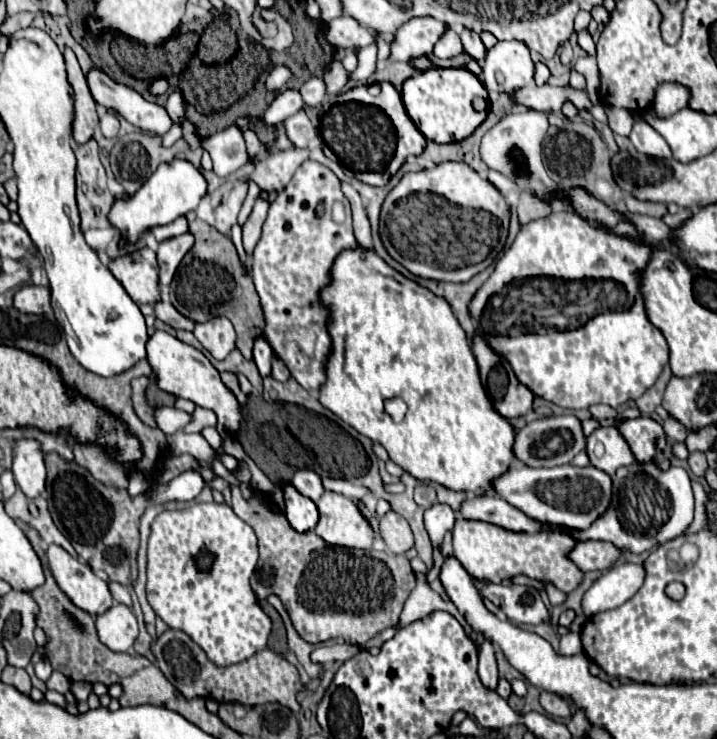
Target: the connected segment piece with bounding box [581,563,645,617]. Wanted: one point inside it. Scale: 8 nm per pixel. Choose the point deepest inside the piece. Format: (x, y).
(620, 583)

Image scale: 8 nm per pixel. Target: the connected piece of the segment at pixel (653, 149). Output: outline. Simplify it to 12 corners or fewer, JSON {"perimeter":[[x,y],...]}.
{"perimeter":[[645,119],[629,139],[645,155],[671,157],[667,141]]}

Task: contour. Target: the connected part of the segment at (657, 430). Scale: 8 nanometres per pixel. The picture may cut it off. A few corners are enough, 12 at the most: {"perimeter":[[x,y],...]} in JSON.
{"perimeter":[[649,417],[621,419],[617,429],[635,459],[655,459],[667,445]]}

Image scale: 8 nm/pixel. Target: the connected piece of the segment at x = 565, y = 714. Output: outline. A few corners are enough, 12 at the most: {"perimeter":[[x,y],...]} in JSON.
{"perimeter":[[541,691],[541,707],[547,715],[569,719],[569,703]]}

